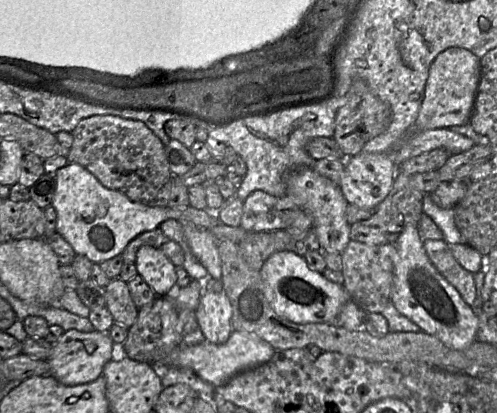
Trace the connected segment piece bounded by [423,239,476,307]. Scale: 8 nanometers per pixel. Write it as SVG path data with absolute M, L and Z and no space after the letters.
M425 240L425 252L437 271L458 291L470 307L476 298L474 274L464 269L443 240Z

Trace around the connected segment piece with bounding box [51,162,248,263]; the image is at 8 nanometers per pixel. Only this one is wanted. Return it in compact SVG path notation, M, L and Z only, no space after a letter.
M68 162L59 168L55 174L56 187L51 205L57 213L56 231L72 246L78 255L86 256L93 263L101 263L123 252L128 243L139 234L151 231L160 226L165 220L172 218L182 223L194 223L199 228L211 231L218 240L231 240L239 243L248 231L240 225L232 227L220 220L210 217L203 209L188 206L184 210L177 210L167 206L148 206L130 200L125 194L105 187L90 171L78 163Z

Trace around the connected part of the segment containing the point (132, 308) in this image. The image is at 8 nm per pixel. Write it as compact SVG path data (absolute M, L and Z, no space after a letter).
M119 277L111 279L105 286L105 306L111 312L114 322L131 327L138 316L138 309L130 295L127 282Z

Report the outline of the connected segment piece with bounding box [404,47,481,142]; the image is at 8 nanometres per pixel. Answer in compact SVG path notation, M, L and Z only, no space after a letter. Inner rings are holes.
M450 47L439 53L429 67L423 101L415 122L405 133L404 142L410 137L426 130L467 124L473 112L480 75L481 59L471 51L461 47Z

